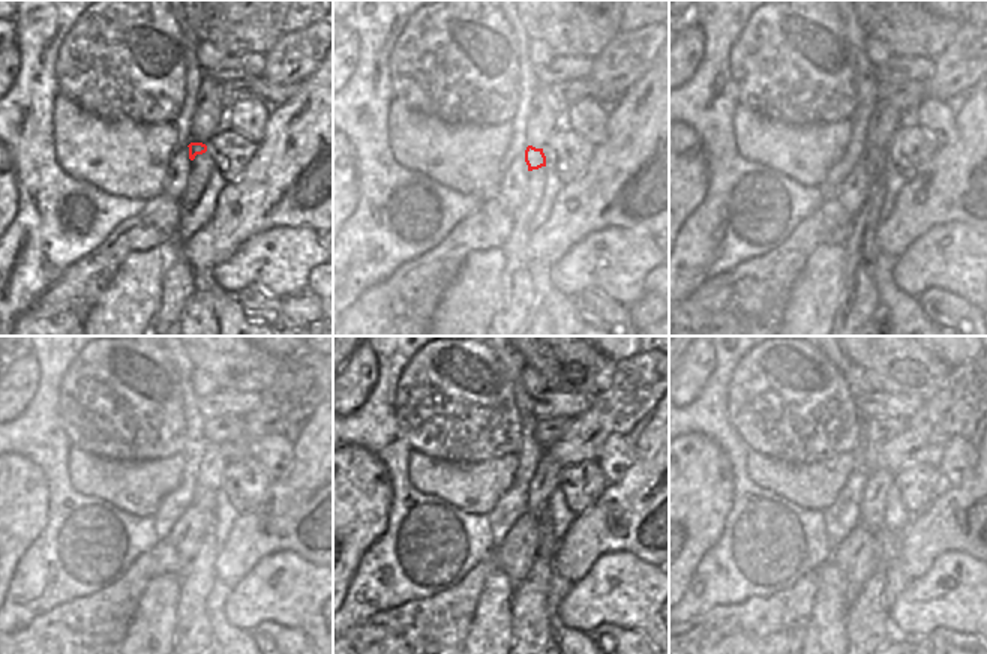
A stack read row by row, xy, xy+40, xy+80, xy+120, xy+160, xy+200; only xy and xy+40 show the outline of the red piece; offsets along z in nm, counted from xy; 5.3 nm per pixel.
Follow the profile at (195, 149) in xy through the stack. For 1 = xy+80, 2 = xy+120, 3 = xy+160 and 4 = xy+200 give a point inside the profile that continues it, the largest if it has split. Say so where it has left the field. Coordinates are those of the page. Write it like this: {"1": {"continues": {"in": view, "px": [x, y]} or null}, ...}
{"1": {"continues": {"in": "xy+80", "px": [873, 159]}}, "2": {"continues": {"in": "xy+120", "px": [204, 500]}}, "3": {"continues": {"in": "xy+160", "px": [548, 543]}}, "4": {"continues": {"in": "xy+200", "px": [887, 542]}}}

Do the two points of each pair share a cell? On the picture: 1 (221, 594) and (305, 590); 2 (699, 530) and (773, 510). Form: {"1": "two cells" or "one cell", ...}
{"1": "two cells", "2": "two cells"}

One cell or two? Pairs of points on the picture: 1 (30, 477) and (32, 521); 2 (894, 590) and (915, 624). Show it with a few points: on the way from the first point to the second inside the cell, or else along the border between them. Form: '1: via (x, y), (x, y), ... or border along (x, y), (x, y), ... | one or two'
1: via (30, 488), (30, 510) | one
2: border along (909, 581), (888, 608) | two

